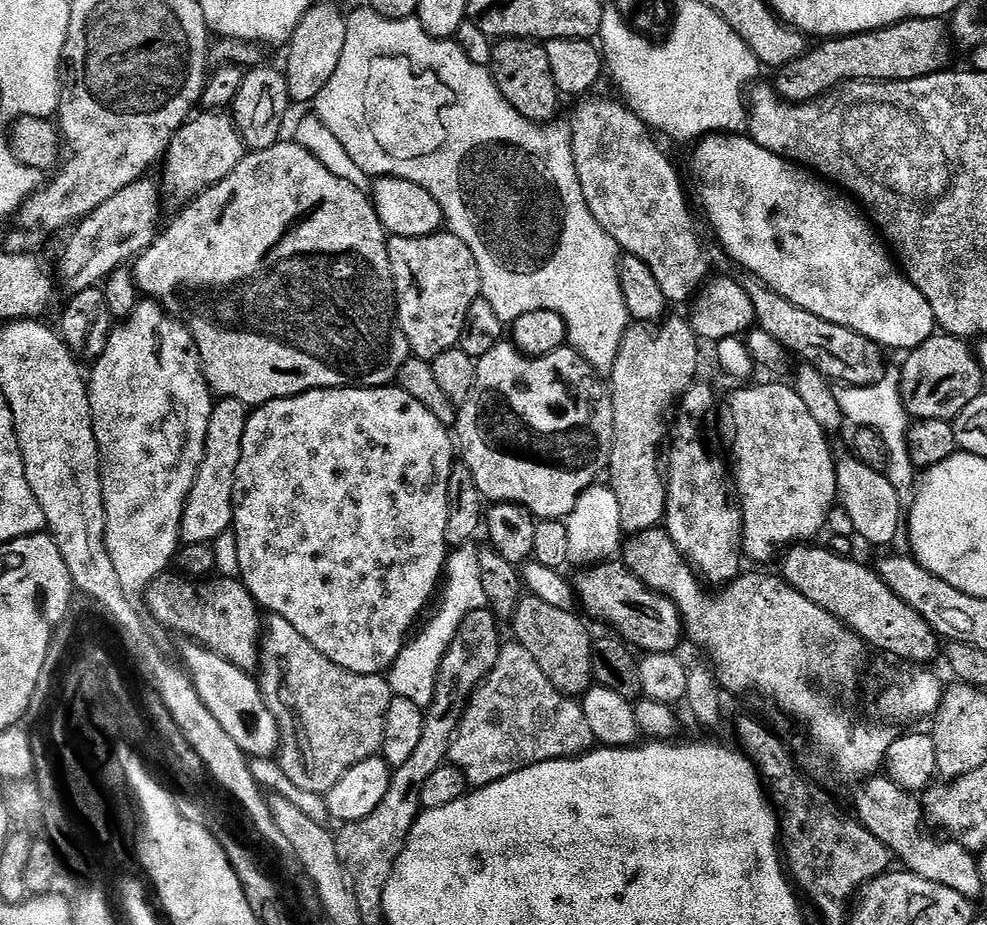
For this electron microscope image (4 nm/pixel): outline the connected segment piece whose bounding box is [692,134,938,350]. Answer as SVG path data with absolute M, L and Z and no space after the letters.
M713 134L703 137L695 145L695 148L696 153L692 156L692 168L696 171L697 182L700 183L700 196L704 199L704 212L708 215L708 220L712 223L712 228L716 231L721 246L746 271L753 272L756 275L753 277L759 283L771 288L782 298L794 302L794 306L802 306L802 310L810 310L810 314L818 314L818 318L822 318L826 322L834 322L838 326L849 328L870 338L884 350L888 350L888 348L911 350L922 341L929 340L937 331L938 325L934 318L934 310L930 310L930 302L926 302L926 298L922 298L919 290L908 281L907 276L898 267L893 253L886 247L879 231L870 223L869 217L843 191L837 190L827 179L813 174L809 169L797 166L793 161L785 160L779 153L763 148L758 142L754 142L744 134Z

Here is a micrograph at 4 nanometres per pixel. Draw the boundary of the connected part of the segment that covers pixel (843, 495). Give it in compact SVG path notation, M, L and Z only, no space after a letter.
M843 458L836 461L836 490L838 504L844 507L848 520L852 523L851 531L861 536L868 544L892 544L896 535L902 532L902 508L896 488L887 480L884 472L875 472L861 460Z

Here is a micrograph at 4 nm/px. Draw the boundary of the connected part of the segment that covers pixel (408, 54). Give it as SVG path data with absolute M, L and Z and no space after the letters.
M364 6L356 13L347 17L346 46L342 46L342 54L338 58L338 66L319 93L314 107L315 115L334 134L351 158L372 178L382 176L401 176L420 184L430 190L432 196L439 201L444 210L444 219L452 235L458 237L474 254L478 274L480 275L480 290L482 299L490 302L501 320L511 322L517 320L524 312L545 308L554 310L566 322L568 327L567 343L577 352L584 355L593 368L610 370L618 358L618 350L622 344L624 332L627 330L630 317L626 310L626 302L622 298L620 285L621 249L612 235L601 226L586 206L586 198L582 194L582 182L578 182L578 170L574 166L572 153L572 130L567 123L549 122L535 124L533 120L522 118L506 98L498 90L491 71L480 64L475 64L452 38L431 36L415 15L408 17L390 17L376 11L371 6Z

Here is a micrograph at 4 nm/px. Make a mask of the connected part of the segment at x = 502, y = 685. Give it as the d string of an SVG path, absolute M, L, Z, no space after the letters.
M518 642L511 643L501 647L482 683L467 697L448 746L447 763L460 769L467 783L472 786L493 784L495 780L501 780L517 769L536 764L540 760L583 753L594 740L590 722L586 722L583 703L560 692L546 676L542 666L538 666L534 654L526 650L526 646Z

